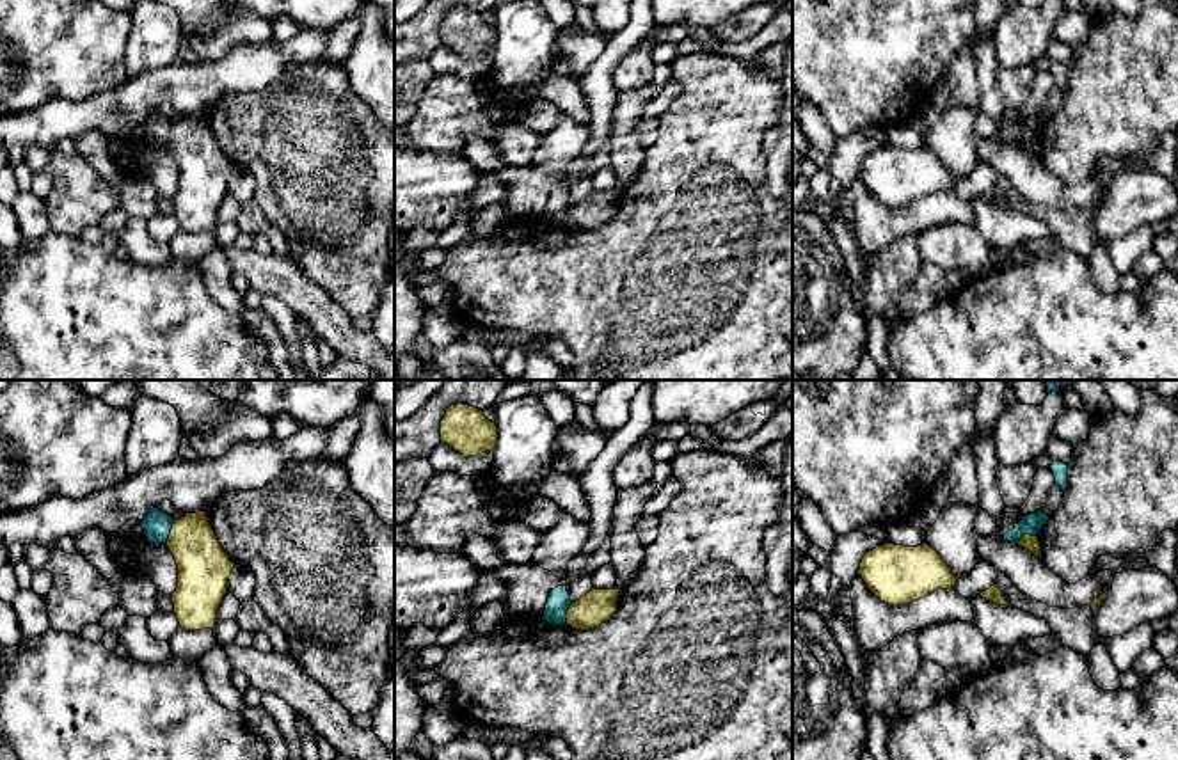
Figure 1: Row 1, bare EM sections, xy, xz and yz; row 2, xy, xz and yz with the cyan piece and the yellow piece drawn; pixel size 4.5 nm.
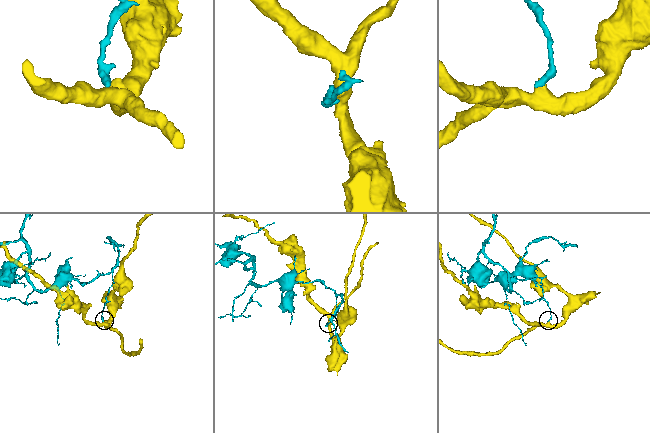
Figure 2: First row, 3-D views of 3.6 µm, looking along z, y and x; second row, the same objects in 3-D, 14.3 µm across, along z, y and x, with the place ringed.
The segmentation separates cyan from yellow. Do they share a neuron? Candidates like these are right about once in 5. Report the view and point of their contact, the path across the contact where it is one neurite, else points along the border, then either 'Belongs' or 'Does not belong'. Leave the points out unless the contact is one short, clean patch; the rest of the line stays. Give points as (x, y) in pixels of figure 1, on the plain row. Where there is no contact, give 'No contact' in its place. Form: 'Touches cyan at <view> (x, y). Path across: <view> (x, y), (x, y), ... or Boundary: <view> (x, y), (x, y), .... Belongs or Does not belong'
Touches cyan at xy (169, 134). Boundary: xy (175, 123), (166, 144). Does not belong

